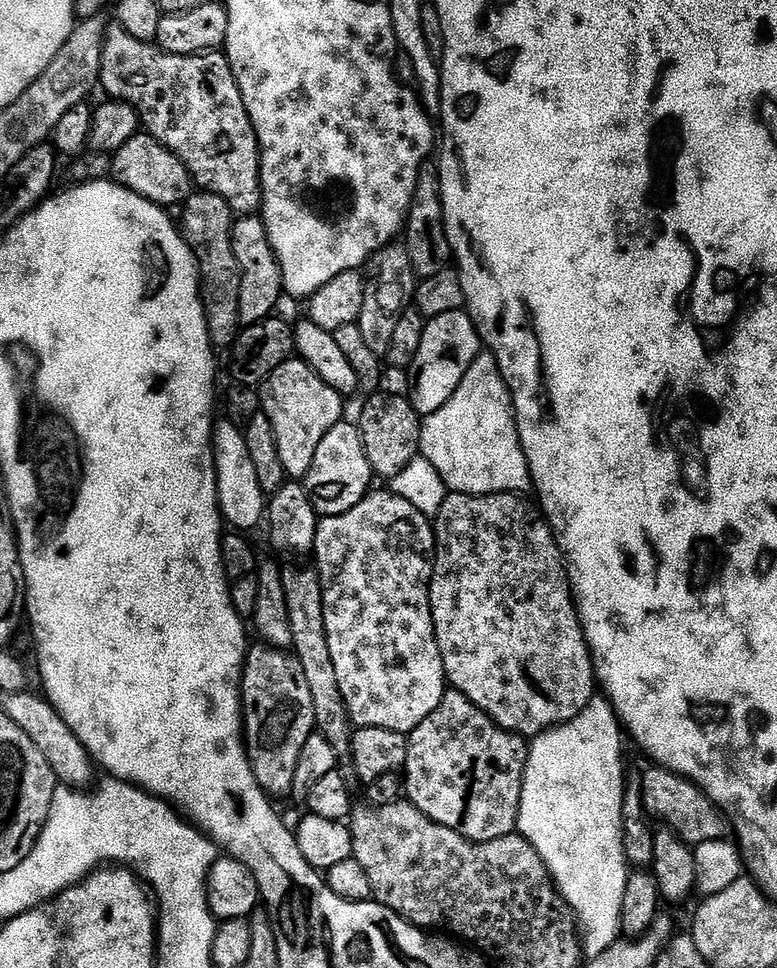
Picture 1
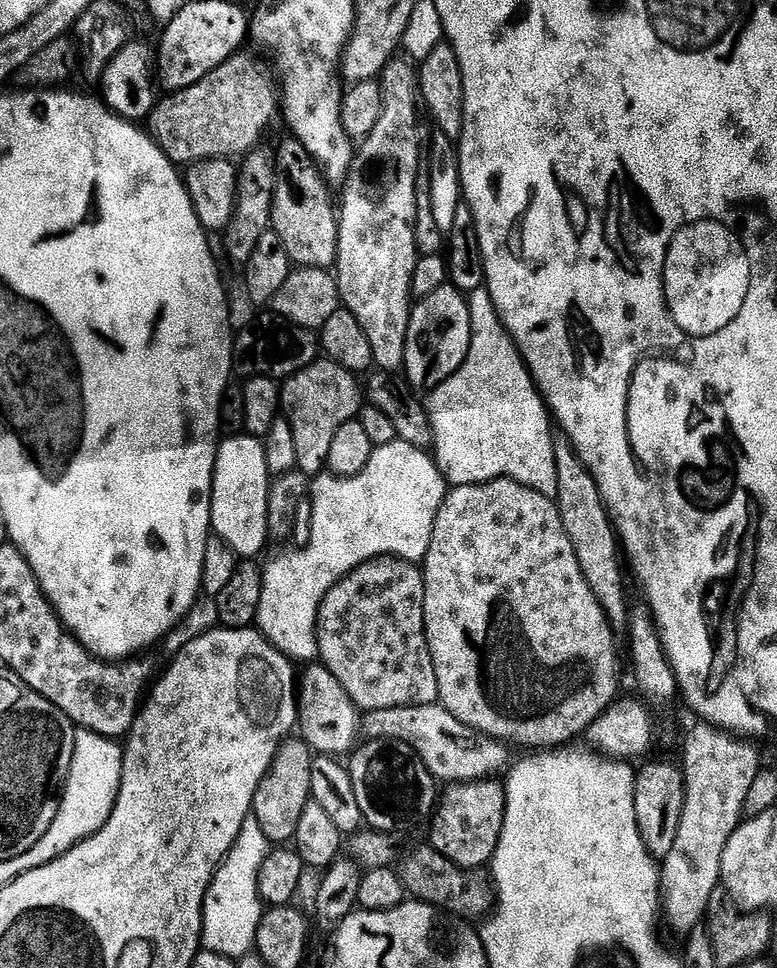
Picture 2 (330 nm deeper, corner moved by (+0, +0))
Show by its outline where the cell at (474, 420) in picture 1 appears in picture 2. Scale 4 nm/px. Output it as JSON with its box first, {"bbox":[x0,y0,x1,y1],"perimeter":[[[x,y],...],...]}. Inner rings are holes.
{"bbox":[426,287,558,497],"perimeter":[[[487,287],[467,293],[466,299],[468,301],[468,309],[470,310],[470,334],[472,335],[470,338],[470,350],[466,354],[466,358],[462,362],[460,369],[449,380],[433,388],[426,396],[428,421],[432,427],[432,448],[434,449],[434,459],[438,470],[444,476],[445,481],[452,486],[459,486],[461,484],[485,484],[491,480],[503,478],[524,484],[527,488],[532,488],[535,492],[543,496],[555,497],[556,491],[558,490],[558,470],[554,462],[554,446],[556,445],[556,440],[554,439],[554,435],[552,436],[554,424],[550,419],[548,405],[545,404],[544,399],[536,391],[536,384],[532,380],[532,375],[528,373],[528,367],[524,365],[524,360],[520,357],[520,351],[516,349],[516,344],[510,338],[510,334],[498,314],[494,302],[490,298]]]}

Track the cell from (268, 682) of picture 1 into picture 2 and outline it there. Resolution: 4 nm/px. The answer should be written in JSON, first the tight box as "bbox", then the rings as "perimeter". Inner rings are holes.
{"bbox":[252,738,314,846],"perimeter":[[[289,738],[276,751],[270,770],[262,778],[252,803],[252,815],[258,826],[262,826],[262,834],[271,840],[273,845],[284,846],[295,837],[298,830],[298,818],[302,818],[302,810],[306,810],[312,799],[312,766],[314,753],[303,738]]]}

